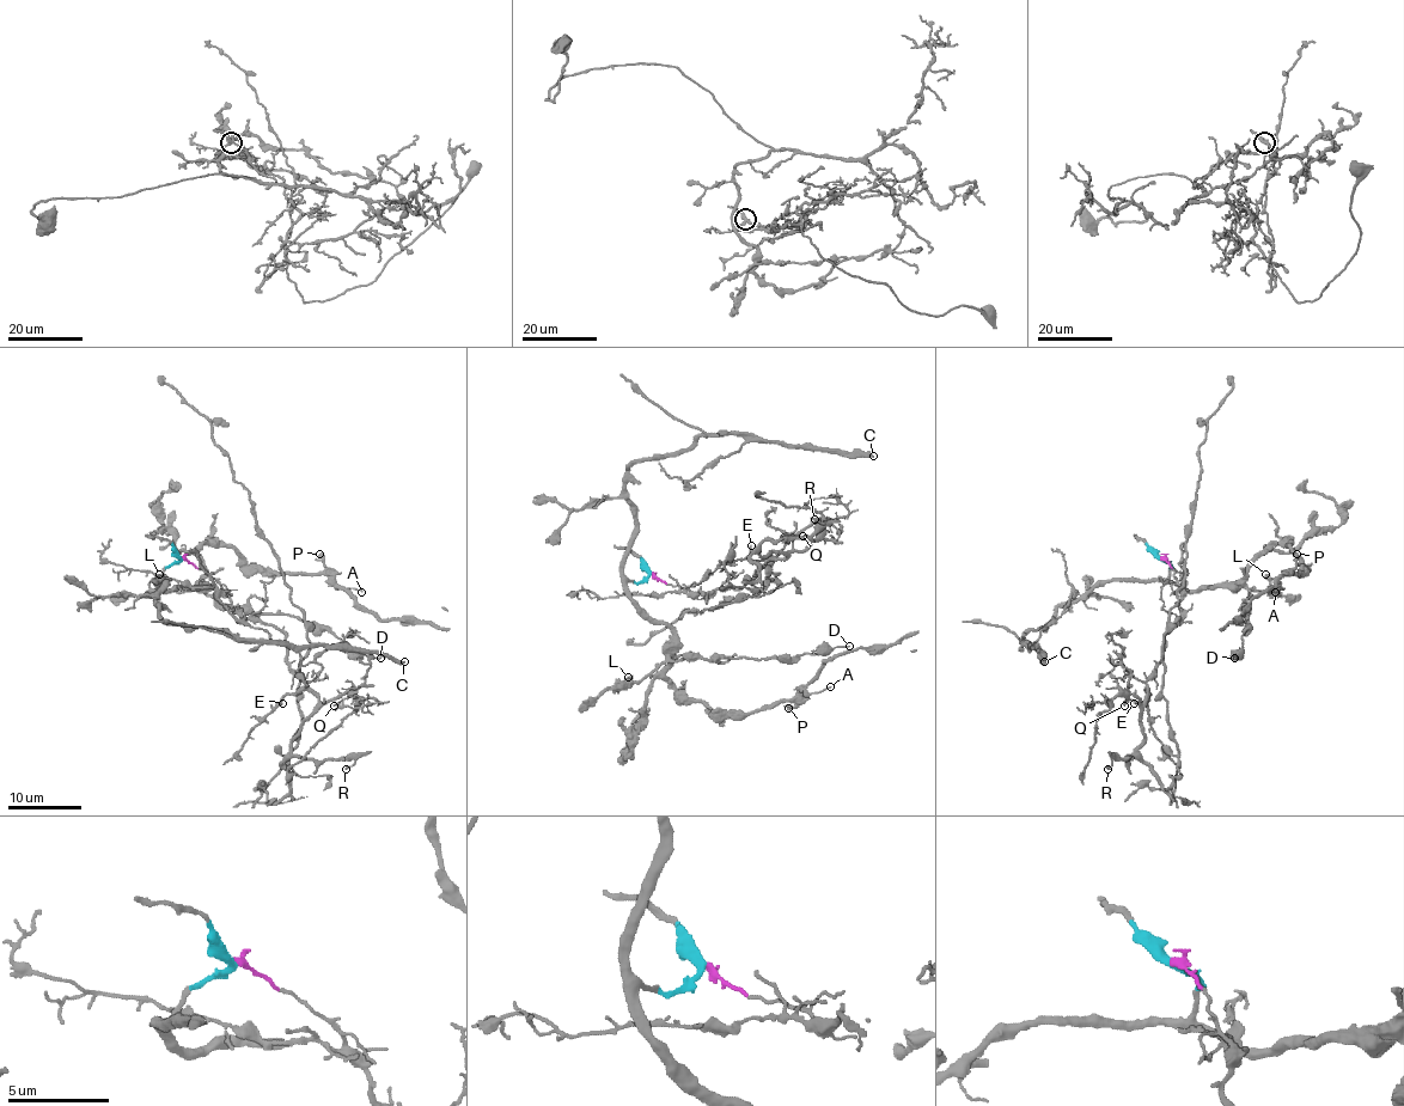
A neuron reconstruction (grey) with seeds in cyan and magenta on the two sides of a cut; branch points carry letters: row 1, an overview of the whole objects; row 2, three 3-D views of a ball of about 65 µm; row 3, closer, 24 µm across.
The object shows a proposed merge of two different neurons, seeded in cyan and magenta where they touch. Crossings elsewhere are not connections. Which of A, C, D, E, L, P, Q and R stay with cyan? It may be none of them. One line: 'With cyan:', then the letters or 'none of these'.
With cyan: A, C, D, L, P

